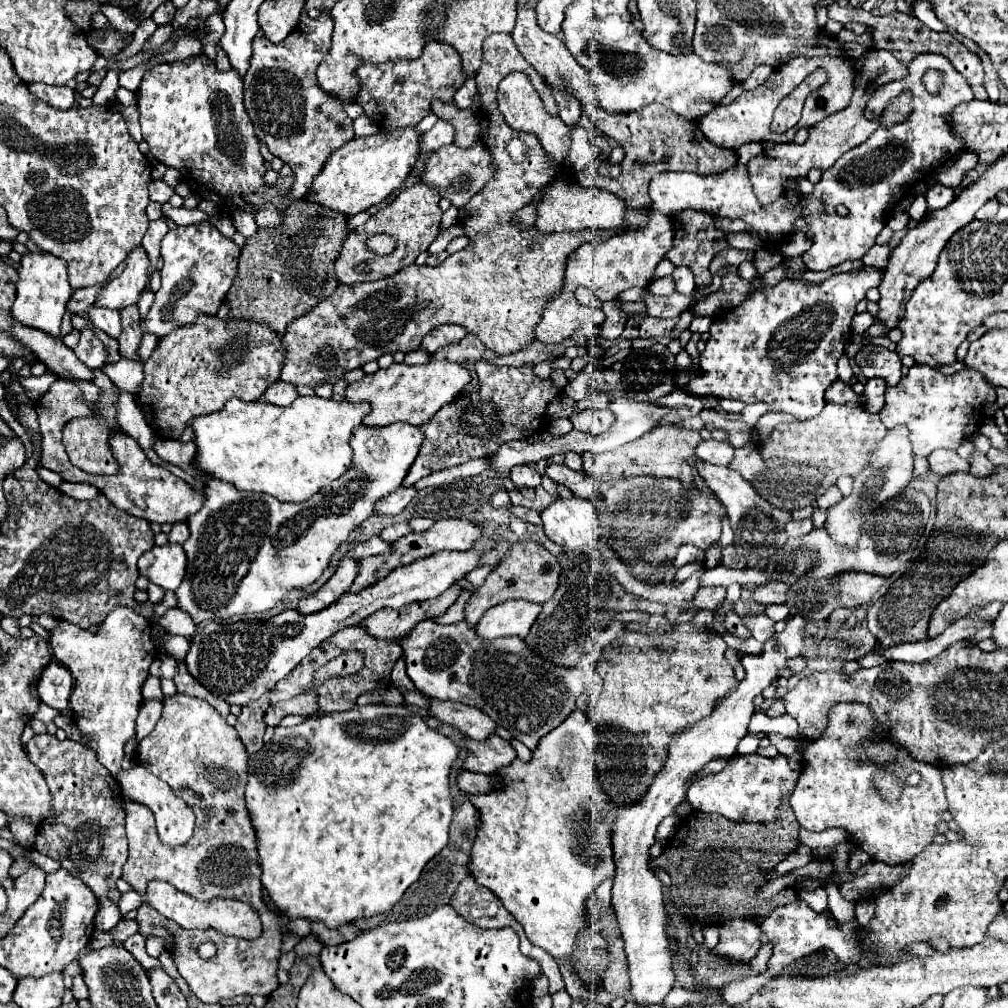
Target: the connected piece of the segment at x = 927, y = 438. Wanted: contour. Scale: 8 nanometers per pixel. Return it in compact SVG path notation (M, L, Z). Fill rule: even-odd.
M915 364L897 386L887 388L885 406L879 416L887 428L905 424L911 432L913 452L917 456L929 456L937 448L955 450L965 438L977 432L983 404L995 402L995 398L993 386L989 386L985 376L977 370L967 368L953 376L943 376L929 366Z

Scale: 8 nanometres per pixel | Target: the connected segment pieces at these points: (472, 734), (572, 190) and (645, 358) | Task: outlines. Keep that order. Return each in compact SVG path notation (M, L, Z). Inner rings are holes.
M433 698L431 712L441 722L457 726L473 740L487 740L487 736L495 734L497 730L497 724L485 712L475 706L465 706L461 702L441 702Z
M555 178L549 186L545 186L543 202L537 210L535 226L543 232L575 232L575 230L605 230L617 228L621 224L627 206L615 198L611 192L601 188L585 188L569 178Z
M653 342L649 348L641 348L631 352L625 360L619 360L615 364L611 364L605 370L593 370L593 372L579 372L575 380L571 380L565 386L565 394L573 400L583 400L583 396L587 396L587 386L591 388L591 392L601 392L607 394L609 400L617 400L617 398L631 398L631 400L641 400L641 402L653 402L657 398L663 398L667 394L671 394L677 386L675 386L675 376L677 376L677 366L675 366L675 354L671 354L671 350L661 344L661 342Z

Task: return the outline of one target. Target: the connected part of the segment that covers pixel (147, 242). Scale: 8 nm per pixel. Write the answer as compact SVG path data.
M159 218L155 222L149 222L149 228L143 236L143 246L151 258L151 272L155 270L155 264L159 260L159 244L163 240L163 236L169 232L167 224L165 224L165 218Z

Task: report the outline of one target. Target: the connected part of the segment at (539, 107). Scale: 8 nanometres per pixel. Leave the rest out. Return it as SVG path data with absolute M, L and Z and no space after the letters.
M515 72L515 74L509 74L501 84L499 84L499 94L497 94L497 102L499 102L499 110L503 112L505 116L505 122L517 130L523 130L523 132L533 132L539 136L541 144L545 146L545 150L549 150L549 156L561 164L567 156L567 150L569 150L569 126L559 118L559 116L549 116L543 108L543 102L537 94L537 90L533 88L531 80L521 74L521 72Z

